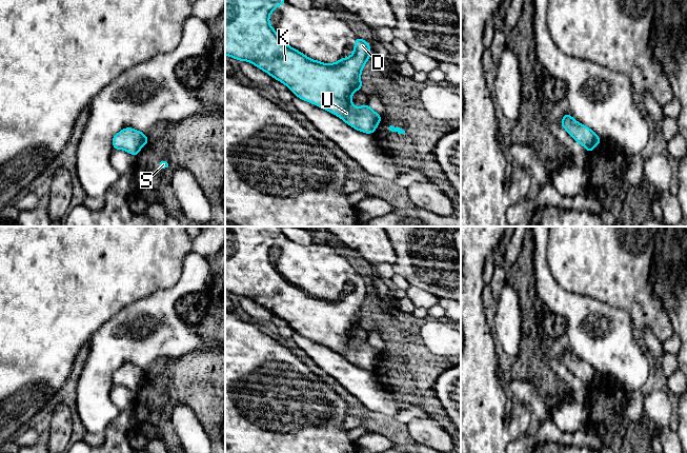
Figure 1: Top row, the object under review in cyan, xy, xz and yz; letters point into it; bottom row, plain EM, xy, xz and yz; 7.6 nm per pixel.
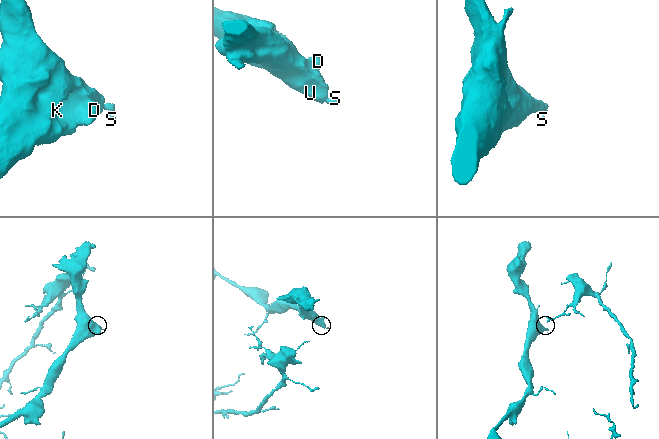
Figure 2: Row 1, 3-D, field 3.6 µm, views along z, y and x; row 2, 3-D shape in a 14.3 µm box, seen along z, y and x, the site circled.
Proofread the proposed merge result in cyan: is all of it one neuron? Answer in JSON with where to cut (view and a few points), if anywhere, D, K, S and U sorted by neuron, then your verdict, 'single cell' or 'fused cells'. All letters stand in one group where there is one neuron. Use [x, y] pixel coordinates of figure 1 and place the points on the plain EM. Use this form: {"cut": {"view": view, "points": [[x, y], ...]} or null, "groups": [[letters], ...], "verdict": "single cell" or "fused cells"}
{"cut": {"view": "xy", "points": [[145, 372], [141, 381]]}, "groups": [["D", "K", "U"], ["S"]], "verdict": "fused cells"}

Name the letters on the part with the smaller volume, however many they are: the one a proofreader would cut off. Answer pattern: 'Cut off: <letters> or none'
Cut off: S

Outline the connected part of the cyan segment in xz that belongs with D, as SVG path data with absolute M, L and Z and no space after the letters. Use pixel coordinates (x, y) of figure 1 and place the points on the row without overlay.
M225 226L225 291L242 297L248 297L269 310L274 315L284 319L297 333L310 338L331 350L340 353L344 358L357 367L373 370L381 358L380 350L376 349L368 340L355 343L351 332L357 326L363 326L361 309L365 299L370 294L370 280L357 272L353 289L347 294L341 294L336 299L322 299L312 296L290 283L271 263L269 251L279 241L284 241L285 236L280 226Z

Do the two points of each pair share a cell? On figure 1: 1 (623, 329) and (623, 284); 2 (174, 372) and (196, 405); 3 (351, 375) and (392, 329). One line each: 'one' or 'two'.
1: two
2: one
3: two

